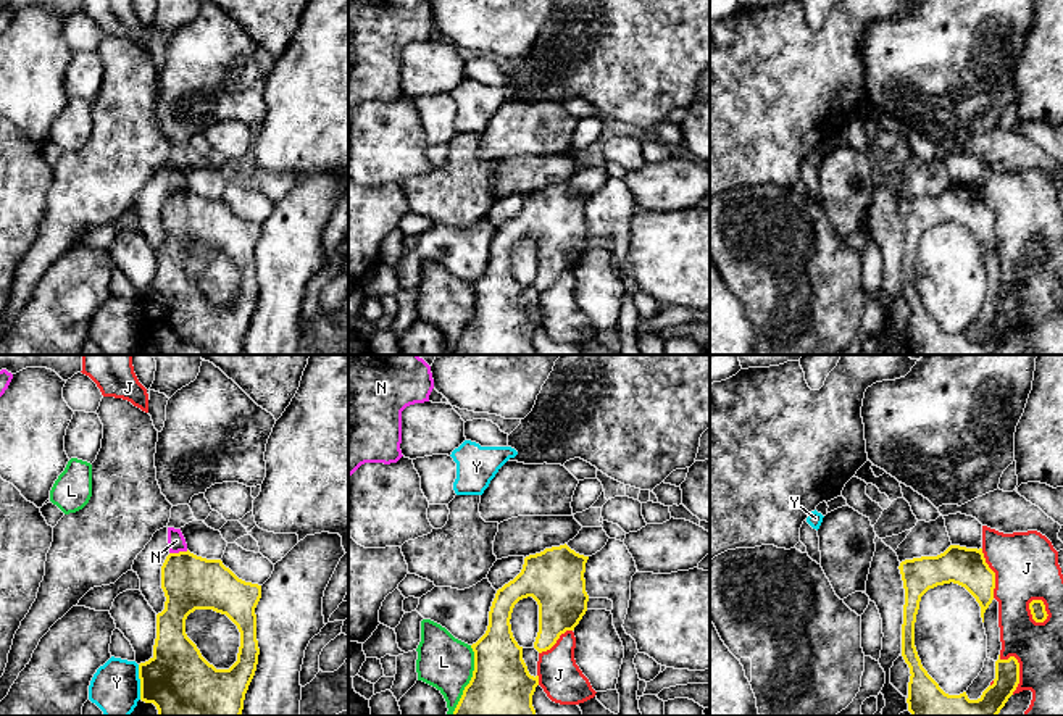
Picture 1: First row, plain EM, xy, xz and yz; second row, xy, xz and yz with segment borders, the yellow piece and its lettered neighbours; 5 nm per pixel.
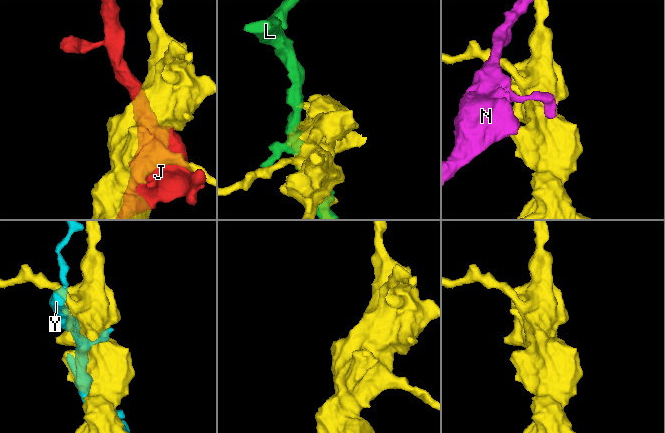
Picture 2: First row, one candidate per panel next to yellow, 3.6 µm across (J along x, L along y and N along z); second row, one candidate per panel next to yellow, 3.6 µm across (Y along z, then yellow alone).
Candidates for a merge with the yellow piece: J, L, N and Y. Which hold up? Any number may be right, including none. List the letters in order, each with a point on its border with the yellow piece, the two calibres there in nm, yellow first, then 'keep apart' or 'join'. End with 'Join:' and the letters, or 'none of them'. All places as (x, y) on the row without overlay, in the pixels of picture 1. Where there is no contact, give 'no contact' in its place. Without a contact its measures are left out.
J: yz (1031, 252) | 80/320 nm | keep apart
L: xz (470, 320) | 380/260 nm | keep apart
N: xy (179, 191) | 280/90 nm | keep apart
Y: xy (141, 321) | 360/240 nm | keep apart
Join: none of them

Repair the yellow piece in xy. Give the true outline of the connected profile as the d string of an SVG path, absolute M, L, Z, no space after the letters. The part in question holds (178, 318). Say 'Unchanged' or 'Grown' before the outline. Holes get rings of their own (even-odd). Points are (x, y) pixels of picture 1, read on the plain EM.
Unchanged. M169 192L161 205L161 227L166 240L156 253L153 295L139 303L140 339L153 342L158 355L240 355L245 332L258 303L256 253L261 224L239 218L221 198L194 192ZM195 248L226 253L240 271L237 300L229 308L210 303L186 273L186 258Z

